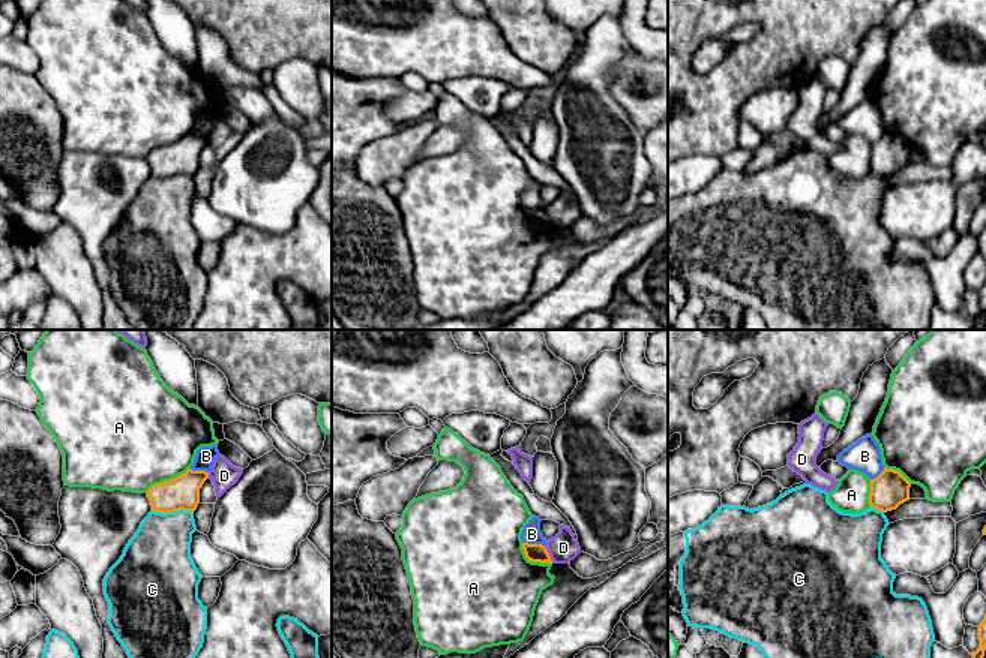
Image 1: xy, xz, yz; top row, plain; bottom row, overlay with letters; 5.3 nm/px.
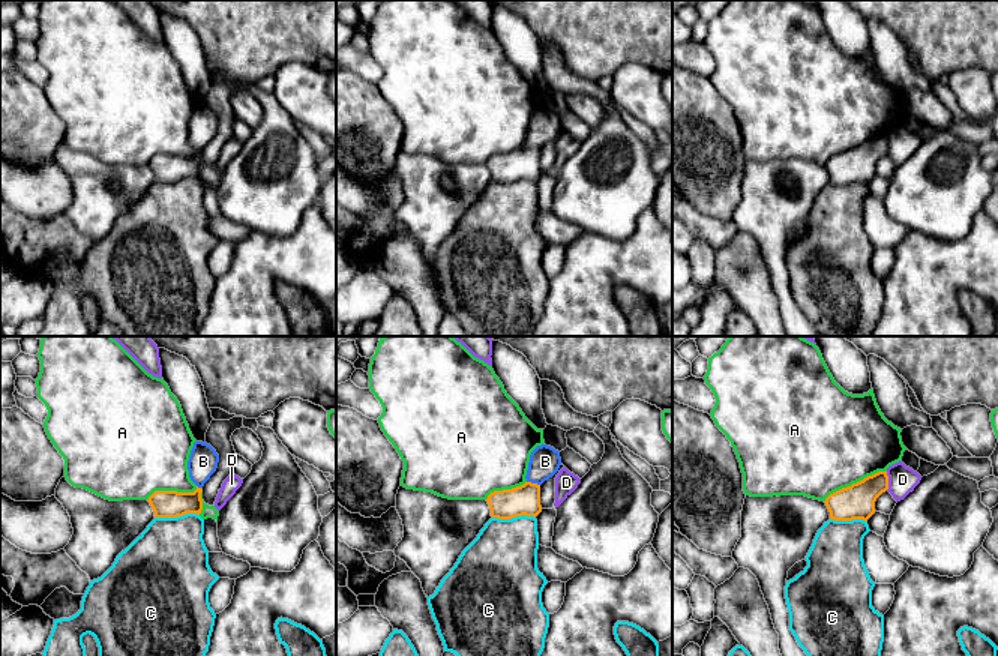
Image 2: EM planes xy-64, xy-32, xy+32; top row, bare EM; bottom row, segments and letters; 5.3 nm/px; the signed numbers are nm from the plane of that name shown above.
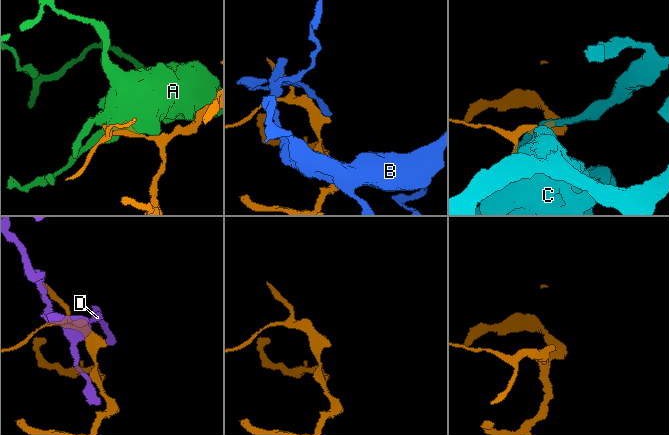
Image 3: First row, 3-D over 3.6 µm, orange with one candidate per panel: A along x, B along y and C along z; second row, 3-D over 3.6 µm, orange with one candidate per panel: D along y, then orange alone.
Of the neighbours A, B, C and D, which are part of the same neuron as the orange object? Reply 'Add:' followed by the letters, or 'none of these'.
Add: none of these

